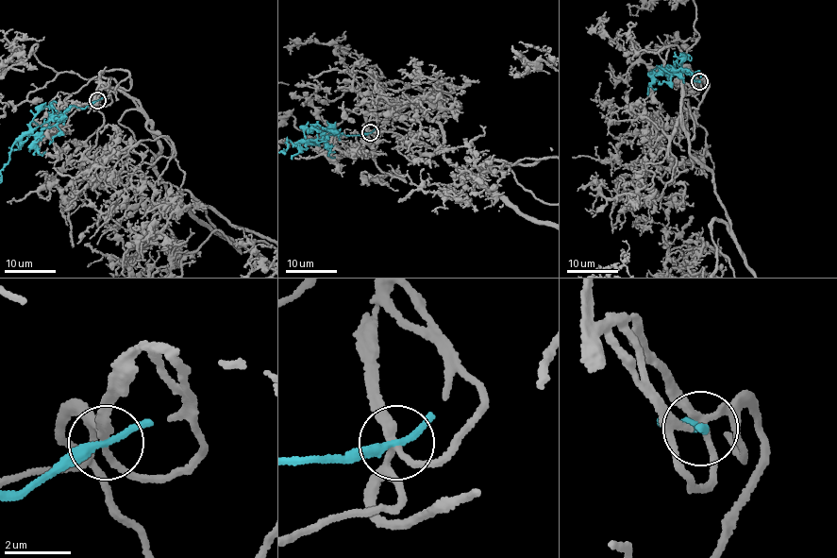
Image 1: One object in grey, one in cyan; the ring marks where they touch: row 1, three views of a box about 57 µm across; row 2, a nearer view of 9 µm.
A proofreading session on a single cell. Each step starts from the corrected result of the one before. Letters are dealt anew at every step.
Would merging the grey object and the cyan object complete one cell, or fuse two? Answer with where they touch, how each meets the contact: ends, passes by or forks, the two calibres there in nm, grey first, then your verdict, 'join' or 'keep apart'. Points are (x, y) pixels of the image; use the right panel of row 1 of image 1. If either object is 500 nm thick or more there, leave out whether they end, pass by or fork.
place (699, 81); grey forks; cyan passes by; calibres 200 and 220 nm; join

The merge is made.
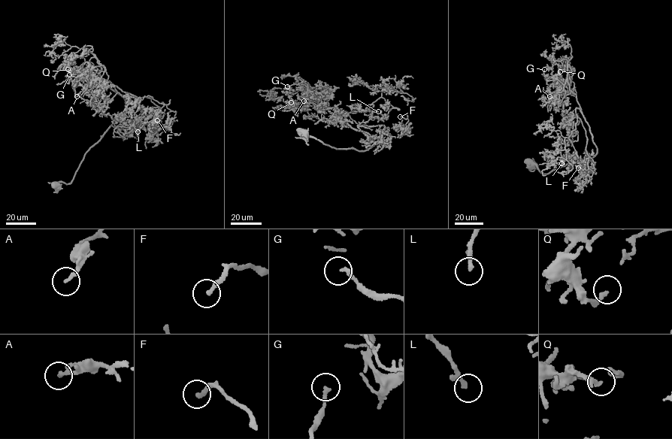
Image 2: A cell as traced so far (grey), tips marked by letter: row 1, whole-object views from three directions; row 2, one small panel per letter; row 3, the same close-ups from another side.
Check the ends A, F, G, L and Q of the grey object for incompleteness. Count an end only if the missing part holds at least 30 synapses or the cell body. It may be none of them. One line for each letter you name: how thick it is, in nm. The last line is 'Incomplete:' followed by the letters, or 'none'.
F: 240 nm
Incomplete: F

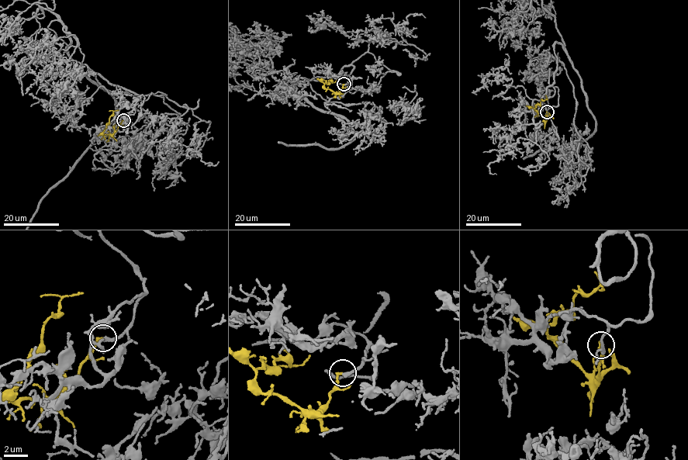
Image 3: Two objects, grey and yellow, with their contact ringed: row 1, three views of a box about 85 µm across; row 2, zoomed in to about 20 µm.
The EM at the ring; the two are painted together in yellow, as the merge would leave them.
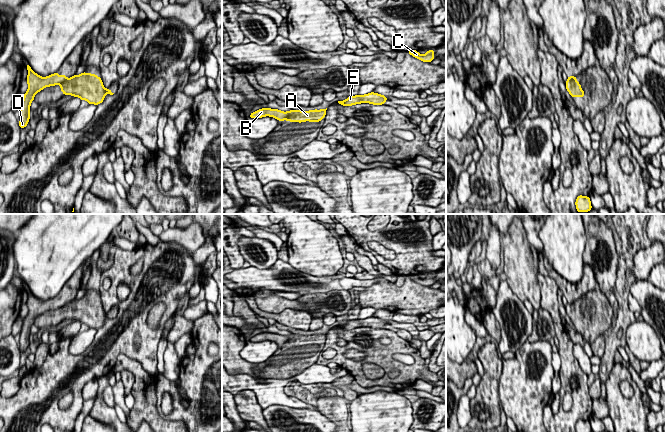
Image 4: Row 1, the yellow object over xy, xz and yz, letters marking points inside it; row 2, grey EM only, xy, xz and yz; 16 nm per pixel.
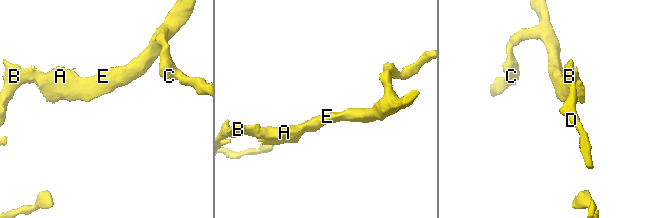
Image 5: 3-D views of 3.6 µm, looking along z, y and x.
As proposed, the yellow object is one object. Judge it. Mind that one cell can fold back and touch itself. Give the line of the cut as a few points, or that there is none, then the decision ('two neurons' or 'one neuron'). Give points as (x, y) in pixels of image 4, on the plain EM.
xz (285, 336), (288, 339), (286, 342) | two neurons

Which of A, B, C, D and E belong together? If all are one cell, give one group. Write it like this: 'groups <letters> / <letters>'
groups A C E / B D

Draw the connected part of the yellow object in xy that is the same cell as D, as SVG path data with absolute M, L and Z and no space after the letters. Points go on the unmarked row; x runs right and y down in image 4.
M26 288L28 293L28 300L27 300L27 307L28 307L28 314L24 318L22 330L20 332L20 352L24 352L27 350L29 343L30 343L30 329L31 326L34 324L34 320L45 311L55 310L60 308L62 305L67 303L65 299L58 299L58 296L49 299L47 301L41 301L35 296L32 295L29 288Z

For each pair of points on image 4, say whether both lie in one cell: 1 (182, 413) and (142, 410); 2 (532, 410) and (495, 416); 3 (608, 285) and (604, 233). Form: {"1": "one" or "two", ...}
{"1": "two", "2": "two", "3": "one"}

